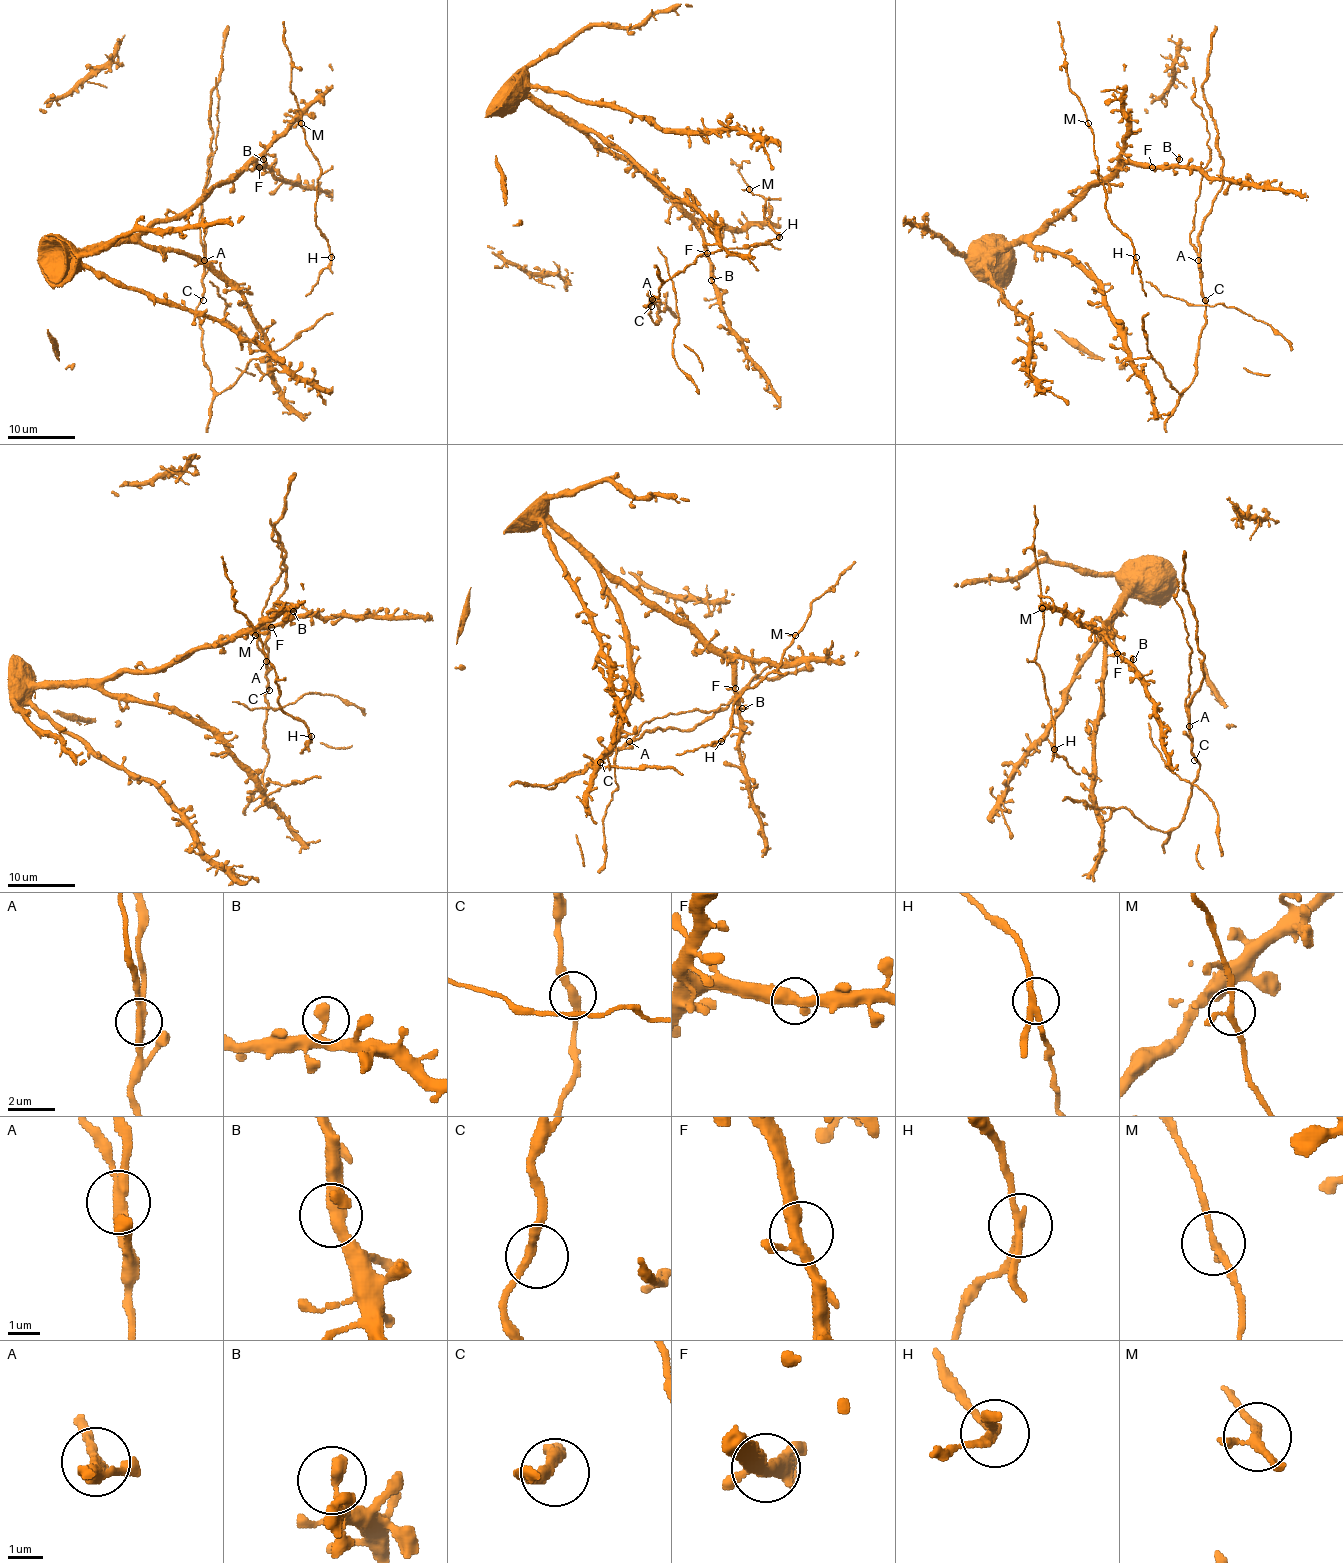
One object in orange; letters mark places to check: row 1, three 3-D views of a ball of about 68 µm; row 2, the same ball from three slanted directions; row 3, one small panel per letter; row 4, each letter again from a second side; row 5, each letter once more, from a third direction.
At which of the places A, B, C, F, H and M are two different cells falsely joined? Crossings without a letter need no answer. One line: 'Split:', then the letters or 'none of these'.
Split: A, H

